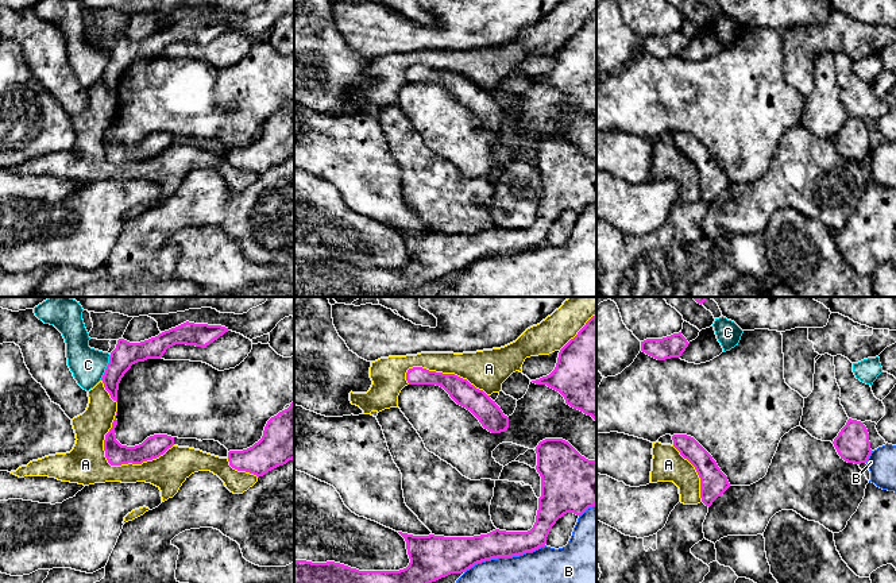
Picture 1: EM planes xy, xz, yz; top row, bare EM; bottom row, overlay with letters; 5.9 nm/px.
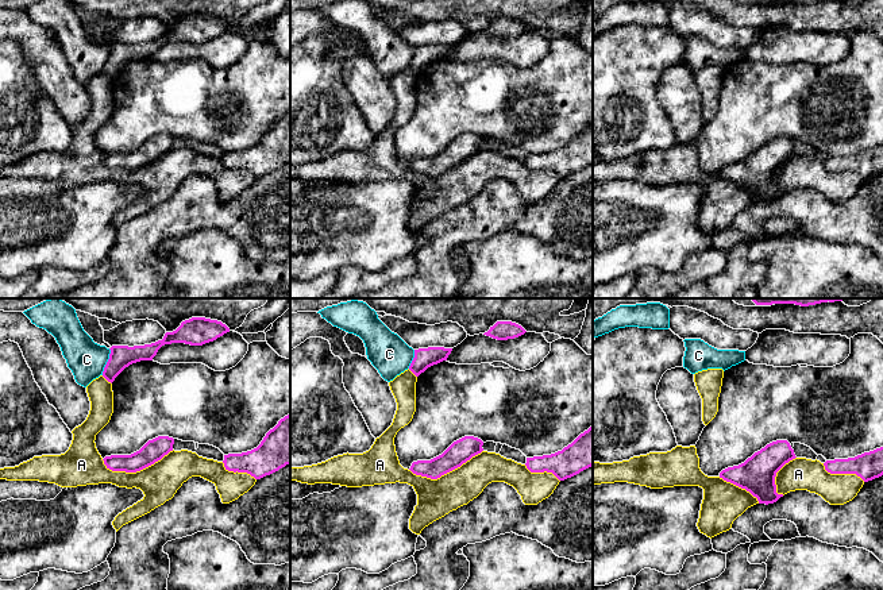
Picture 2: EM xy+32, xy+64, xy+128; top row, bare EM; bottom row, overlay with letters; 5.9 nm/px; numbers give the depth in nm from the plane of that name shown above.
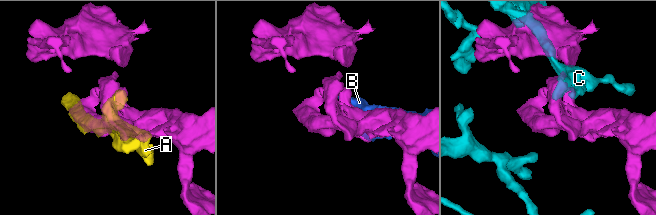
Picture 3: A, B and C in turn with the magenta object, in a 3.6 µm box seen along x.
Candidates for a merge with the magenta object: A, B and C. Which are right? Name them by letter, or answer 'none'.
none

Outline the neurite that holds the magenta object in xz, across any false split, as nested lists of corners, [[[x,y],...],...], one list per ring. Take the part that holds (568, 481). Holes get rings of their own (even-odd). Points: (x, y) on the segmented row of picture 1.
[[[545,439],[536,447],[536,470],[541,476],[541,497],[533,528],[528,532],[495,529],[474,537],[413,536],[398,532],[406,541],[410,563],[399,571],[359,571],[348,565],[327,561],[294,560],[294,583],[432,583],[451,574],[461,574],[478,563],[513,557],[545,547],[547,537],[559,518],[567,513],[582,516],[596,505],[596,462],[582,456],[563,439]]]

